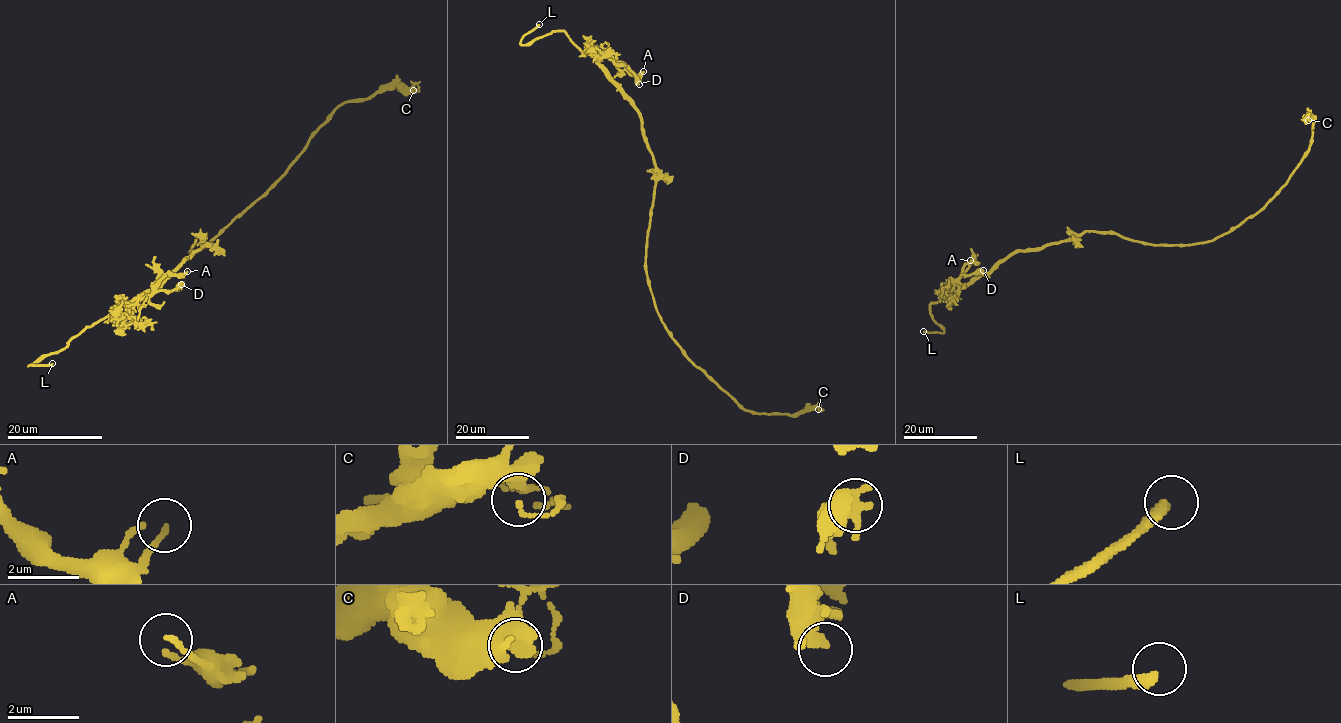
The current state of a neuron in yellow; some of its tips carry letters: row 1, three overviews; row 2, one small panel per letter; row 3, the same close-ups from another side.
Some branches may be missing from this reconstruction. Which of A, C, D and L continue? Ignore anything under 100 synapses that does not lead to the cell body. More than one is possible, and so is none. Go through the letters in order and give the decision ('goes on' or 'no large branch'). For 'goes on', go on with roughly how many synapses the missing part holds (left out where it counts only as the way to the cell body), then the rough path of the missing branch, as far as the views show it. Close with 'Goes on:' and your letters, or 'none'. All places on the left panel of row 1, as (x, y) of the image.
A: no large branch
C: no large branch
D: no large branch
L: goes on; course (52, 363), (61, 362), (88, 333), (174, 295), (196, 293), (221, 271), (235, 274)
Goes on: L

